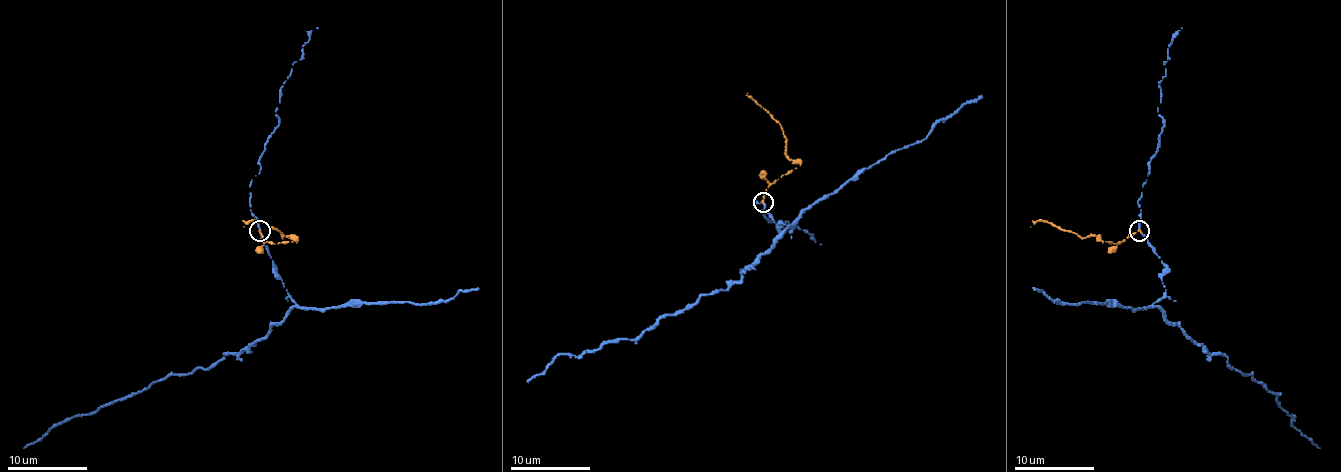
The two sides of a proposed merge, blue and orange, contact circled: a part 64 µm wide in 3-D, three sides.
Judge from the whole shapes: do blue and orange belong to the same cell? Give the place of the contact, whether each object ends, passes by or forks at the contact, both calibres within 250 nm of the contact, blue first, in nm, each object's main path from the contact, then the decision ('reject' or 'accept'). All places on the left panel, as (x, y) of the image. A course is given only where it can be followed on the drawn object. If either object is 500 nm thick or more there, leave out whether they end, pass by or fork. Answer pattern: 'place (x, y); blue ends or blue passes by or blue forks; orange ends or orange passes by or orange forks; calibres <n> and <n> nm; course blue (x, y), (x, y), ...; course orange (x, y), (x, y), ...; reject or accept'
place (260, 230); blue passes by; orange ends; calibres 220 and 220 nm; course blue (259, 229), (295, 303), (279, 323), (243, 353), (227, 353), (201, 369), (163, 377), (55, 425), (23, 447); course orange (259, 231), (267, 241), (297, 241), (283, 237), (279, 231), (261, 221), (247, 221), (243, 227); reject

